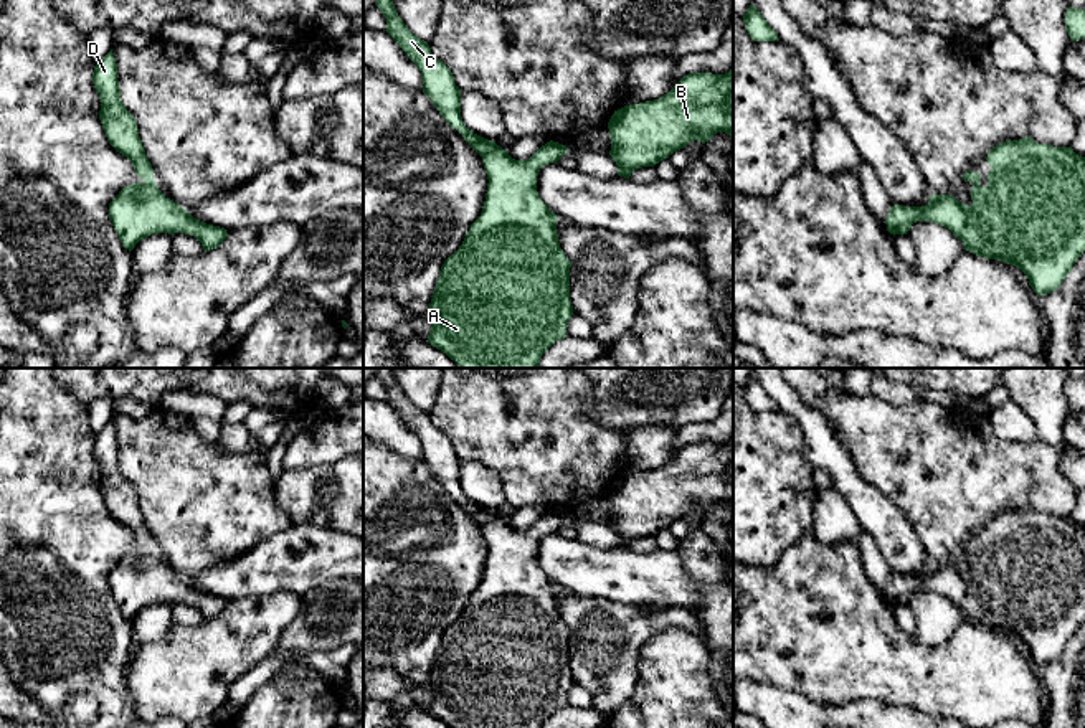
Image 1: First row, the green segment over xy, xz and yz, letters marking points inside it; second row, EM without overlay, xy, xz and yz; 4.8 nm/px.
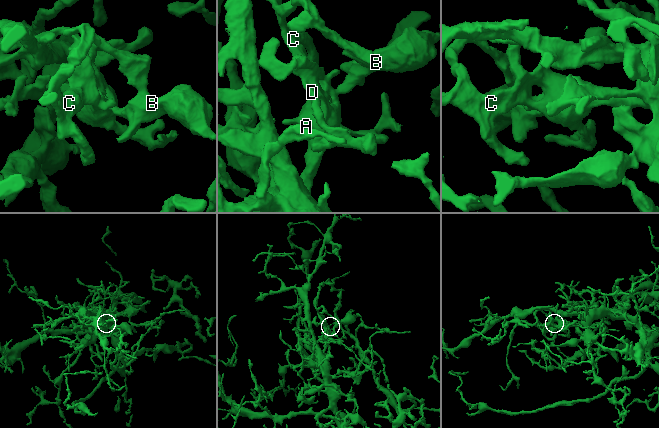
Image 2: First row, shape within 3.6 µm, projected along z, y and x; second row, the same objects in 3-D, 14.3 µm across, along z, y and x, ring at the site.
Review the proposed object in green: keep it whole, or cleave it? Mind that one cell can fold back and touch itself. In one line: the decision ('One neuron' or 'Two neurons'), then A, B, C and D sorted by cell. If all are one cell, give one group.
One neuron. Groups: A B C D

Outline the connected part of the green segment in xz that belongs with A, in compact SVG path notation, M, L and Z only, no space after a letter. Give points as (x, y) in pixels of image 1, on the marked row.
M377 0L377 7L386 18L386 33L421 71L423 92L482 157L489 180L481 216L441 267L428 312L433 319L428 343L446 353L459 368L538 368L542 355L566 337L573 305L571 262L558 243L558 216L538 196L537 175L542 167L557 163L568 147L550 140L528 160L515 160L495 142L469 130L461 117L461 89L451 69L431 53L426 41L408 30L393 0Z

